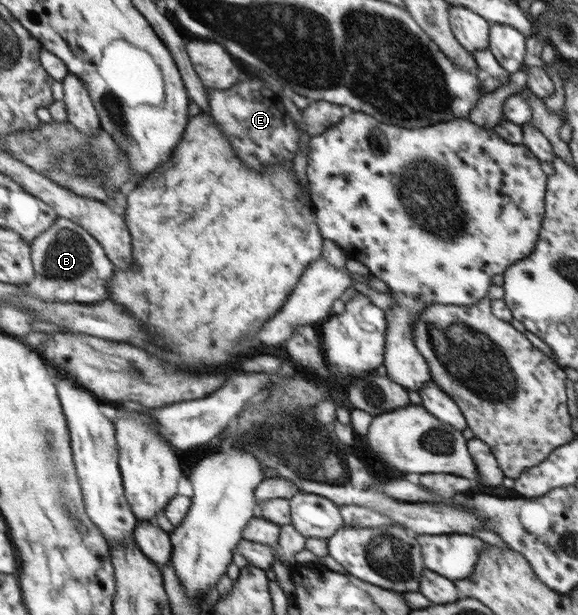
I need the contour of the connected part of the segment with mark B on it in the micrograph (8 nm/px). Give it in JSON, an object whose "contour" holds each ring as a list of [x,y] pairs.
{"contour":[[[60,217],[51,230],[35,239],[32,247],[34,248],[34,263],[38,274],[35,280],[21,286],[31,296],[47,301],[79,304],[95,304],[109,298],[109,282],[116,273],[115,266],[107,259],[101,244],[82,226],[75,224],[72,220]]]}

